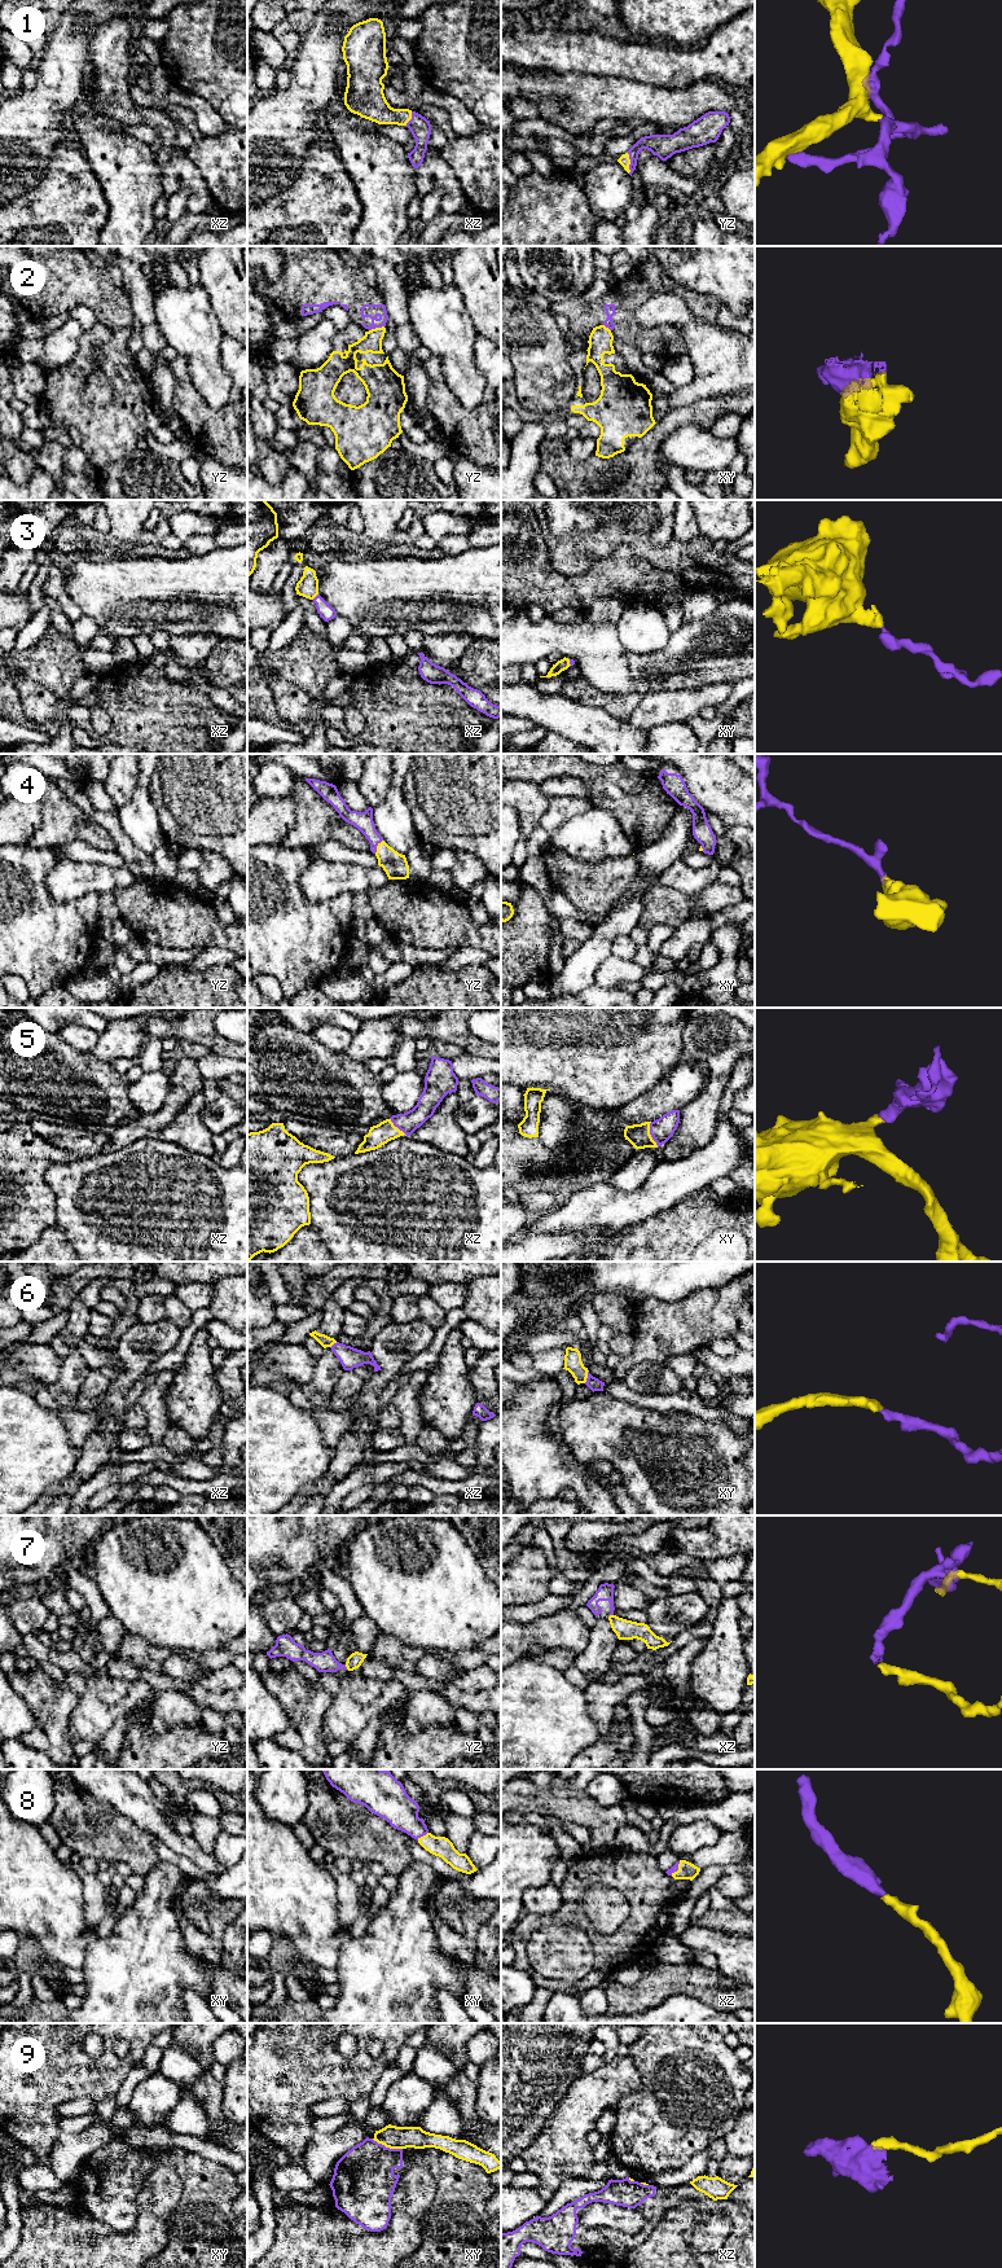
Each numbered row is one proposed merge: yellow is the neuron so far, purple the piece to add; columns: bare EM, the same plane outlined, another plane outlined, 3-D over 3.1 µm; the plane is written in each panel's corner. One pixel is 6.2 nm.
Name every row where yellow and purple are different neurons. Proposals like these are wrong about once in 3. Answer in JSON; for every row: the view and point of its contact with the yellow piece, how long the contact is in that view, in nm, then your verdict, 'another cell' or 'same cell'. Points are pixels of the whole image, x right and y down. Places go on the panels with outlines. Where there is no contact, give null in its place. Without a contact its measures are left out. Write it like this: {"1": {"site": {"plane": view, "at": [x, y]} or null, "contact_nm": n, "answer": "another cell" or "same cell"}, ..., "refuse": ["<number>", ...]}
{"1": {"site": {"plane": "yz", "at": [629, 163]}, "contact_nm": 130, "answer": "same cell"}, "2": {"site": {"plane": "yz", "at": [376, 328]}, "contact_nm": 100, "answer": "another cell"}, "3": {"site": {"plane": "xz", "at": [315, 596]}, "contact_nm": 50, "answer": "same cell"}, "4": {"site": {"plane": "yz", "at": [377, 846]}, "contact_nm": 100, "answer": "same cell"}, "5": {"site": {"plane": "xy", "at": [650, 1135]}, "contact_nm": 170, "answer": "same cell"}, "6": {"site": {"plane": "xy", "at": [587, 1377]}, "contact_nm": 80, "answer": "same cell"}, "7": {"site": {"plane": "yz", "at": [346, 1666]}, "contact_nm": 40, "answer": "another cell"}, "8": {"site": {"plane": "xy", "at": [423, 1836]}, "contact_nm": 90, "answer": "same cell"}, "9": {"site": {"plane": "xy", "at": [387, 2146]}, "contact_nm": 200, "answer": "another cell"}, "refuse": ["2", "7", "9"]}

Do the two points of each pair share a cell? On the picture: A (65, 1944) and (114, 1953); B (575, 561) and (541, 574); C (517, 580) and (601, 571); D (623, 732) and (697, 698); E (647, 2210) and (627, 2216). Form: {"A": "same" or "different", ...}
{"A": "different", "B": "different", "C": "same", "D": "different", "E": "different"}

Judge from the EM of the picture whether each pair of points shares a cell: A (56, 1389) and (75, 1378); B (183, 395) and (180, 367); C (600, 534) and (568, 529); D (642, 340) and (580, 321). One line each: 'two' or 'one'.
A: one
B: one
C: two
D: one

